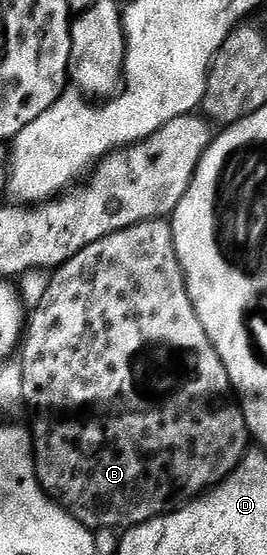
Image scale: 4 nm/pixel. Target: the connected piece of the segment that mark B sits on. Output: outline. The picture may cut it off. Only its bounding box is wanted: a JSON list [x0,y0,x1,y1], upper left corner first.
[18,219,250,532]

